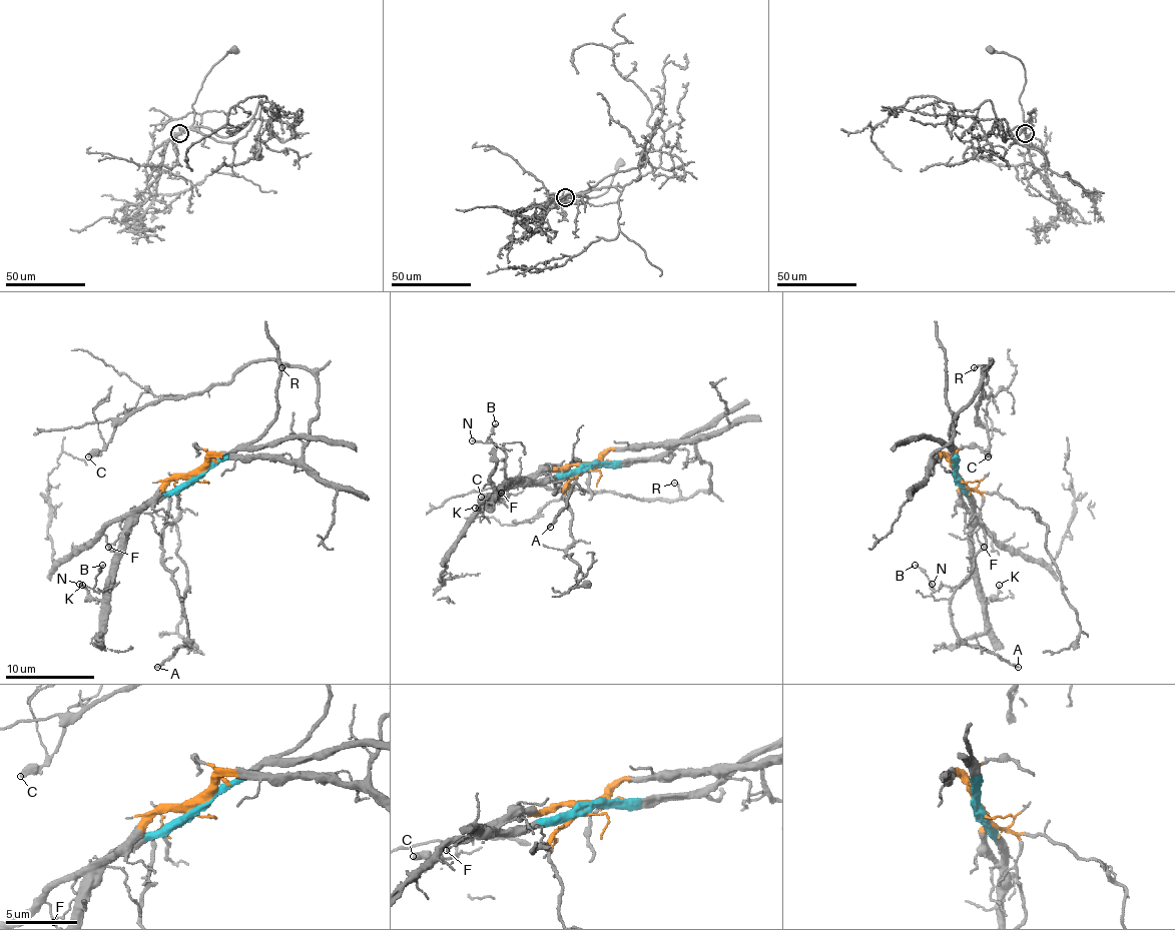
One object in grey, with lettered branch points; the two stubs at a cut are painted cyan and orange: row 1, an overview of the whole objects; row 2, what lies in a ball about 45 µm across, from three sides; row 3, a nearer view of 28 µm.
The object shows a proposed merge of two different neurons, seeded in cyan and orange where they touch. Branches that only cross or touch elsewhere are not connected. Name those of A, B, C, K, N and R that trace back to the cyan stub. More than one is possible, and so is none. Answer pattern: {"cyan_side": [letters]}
{"cyan_side": ["B", "K", "N"]}

